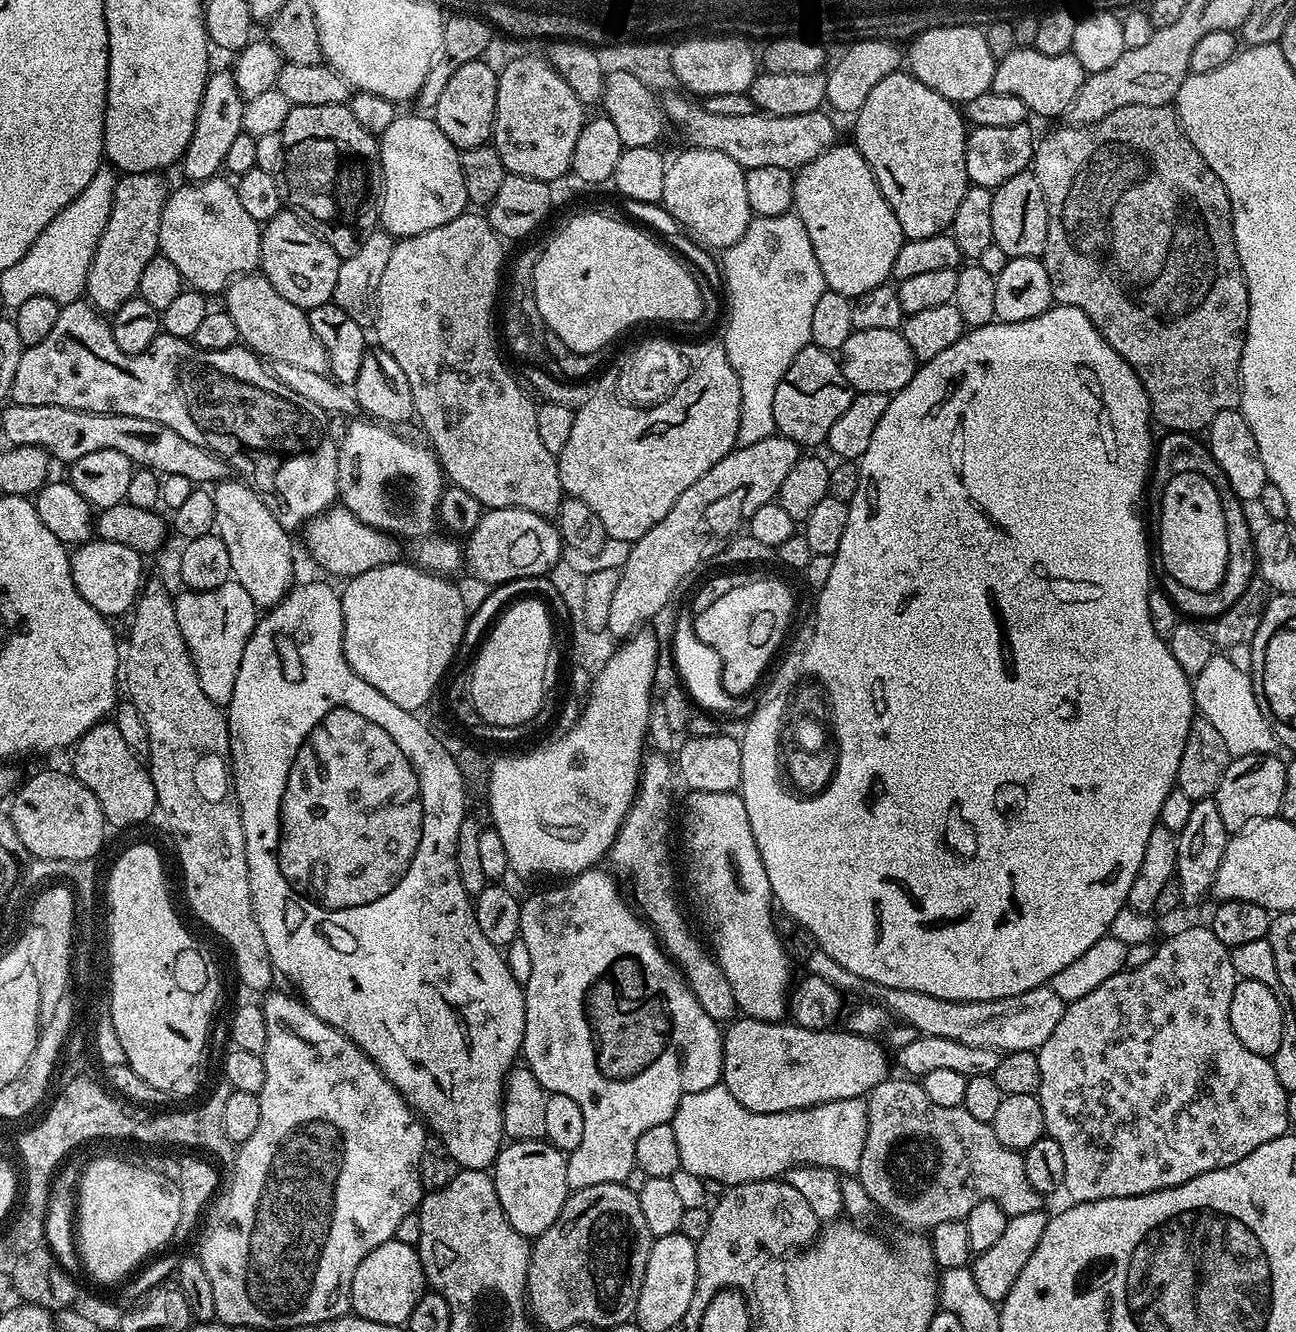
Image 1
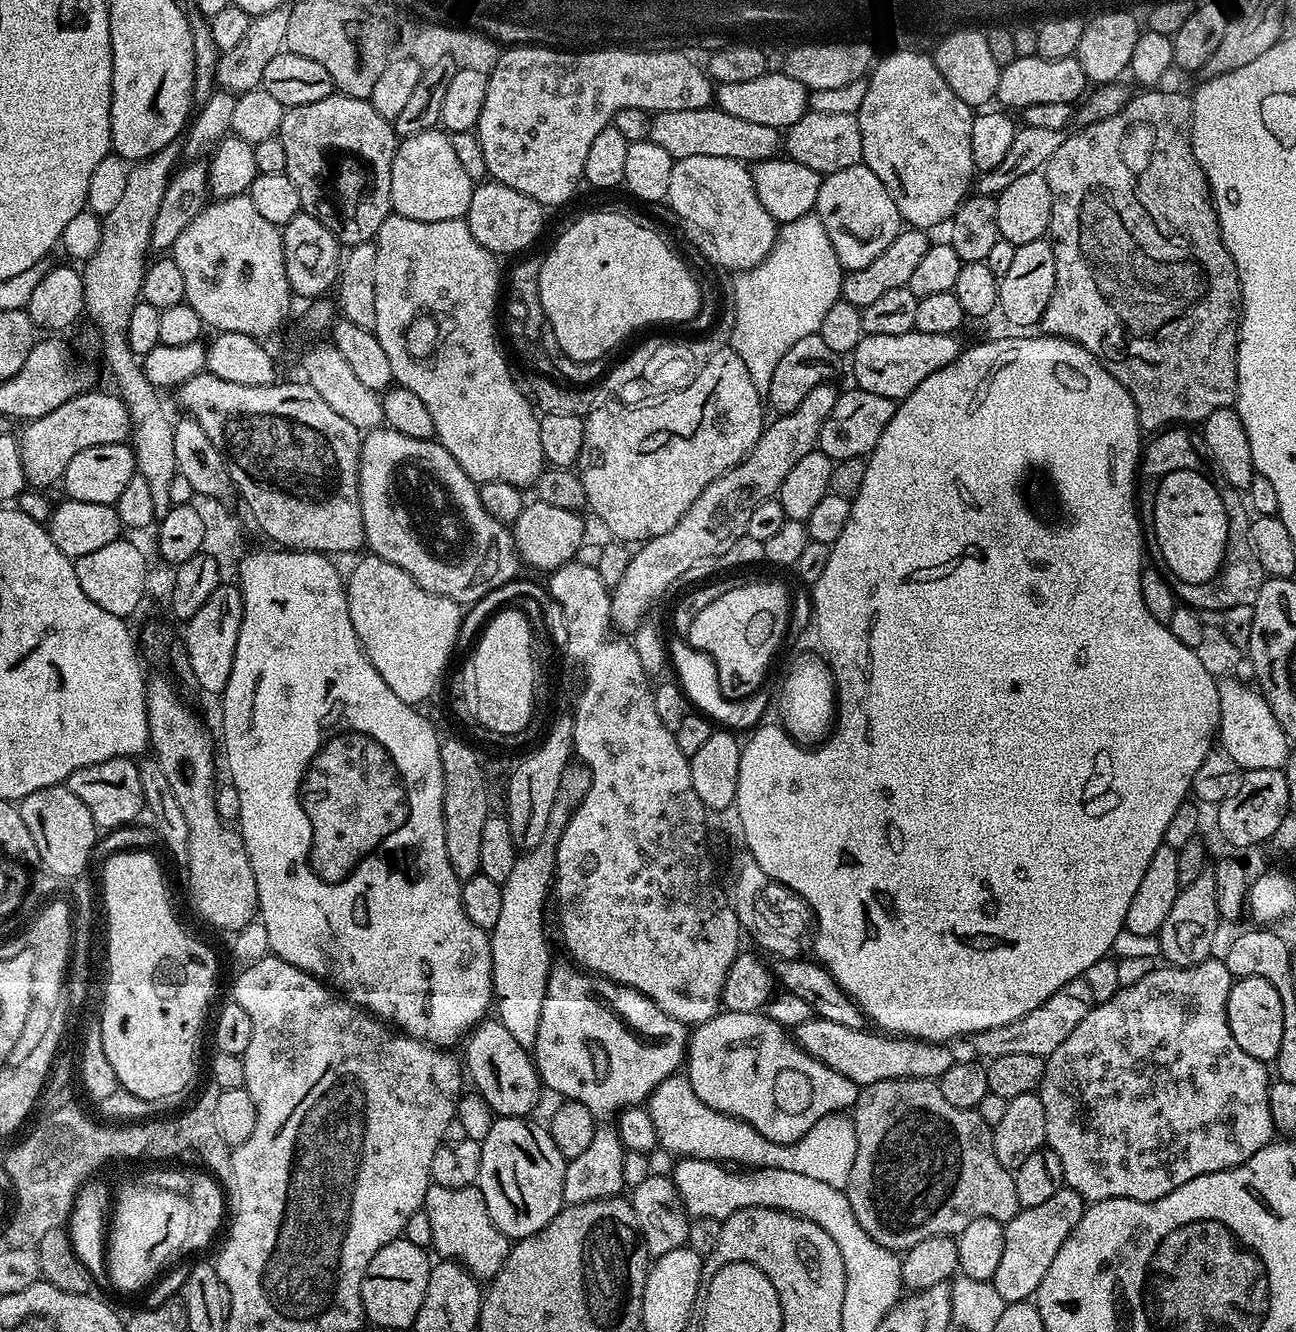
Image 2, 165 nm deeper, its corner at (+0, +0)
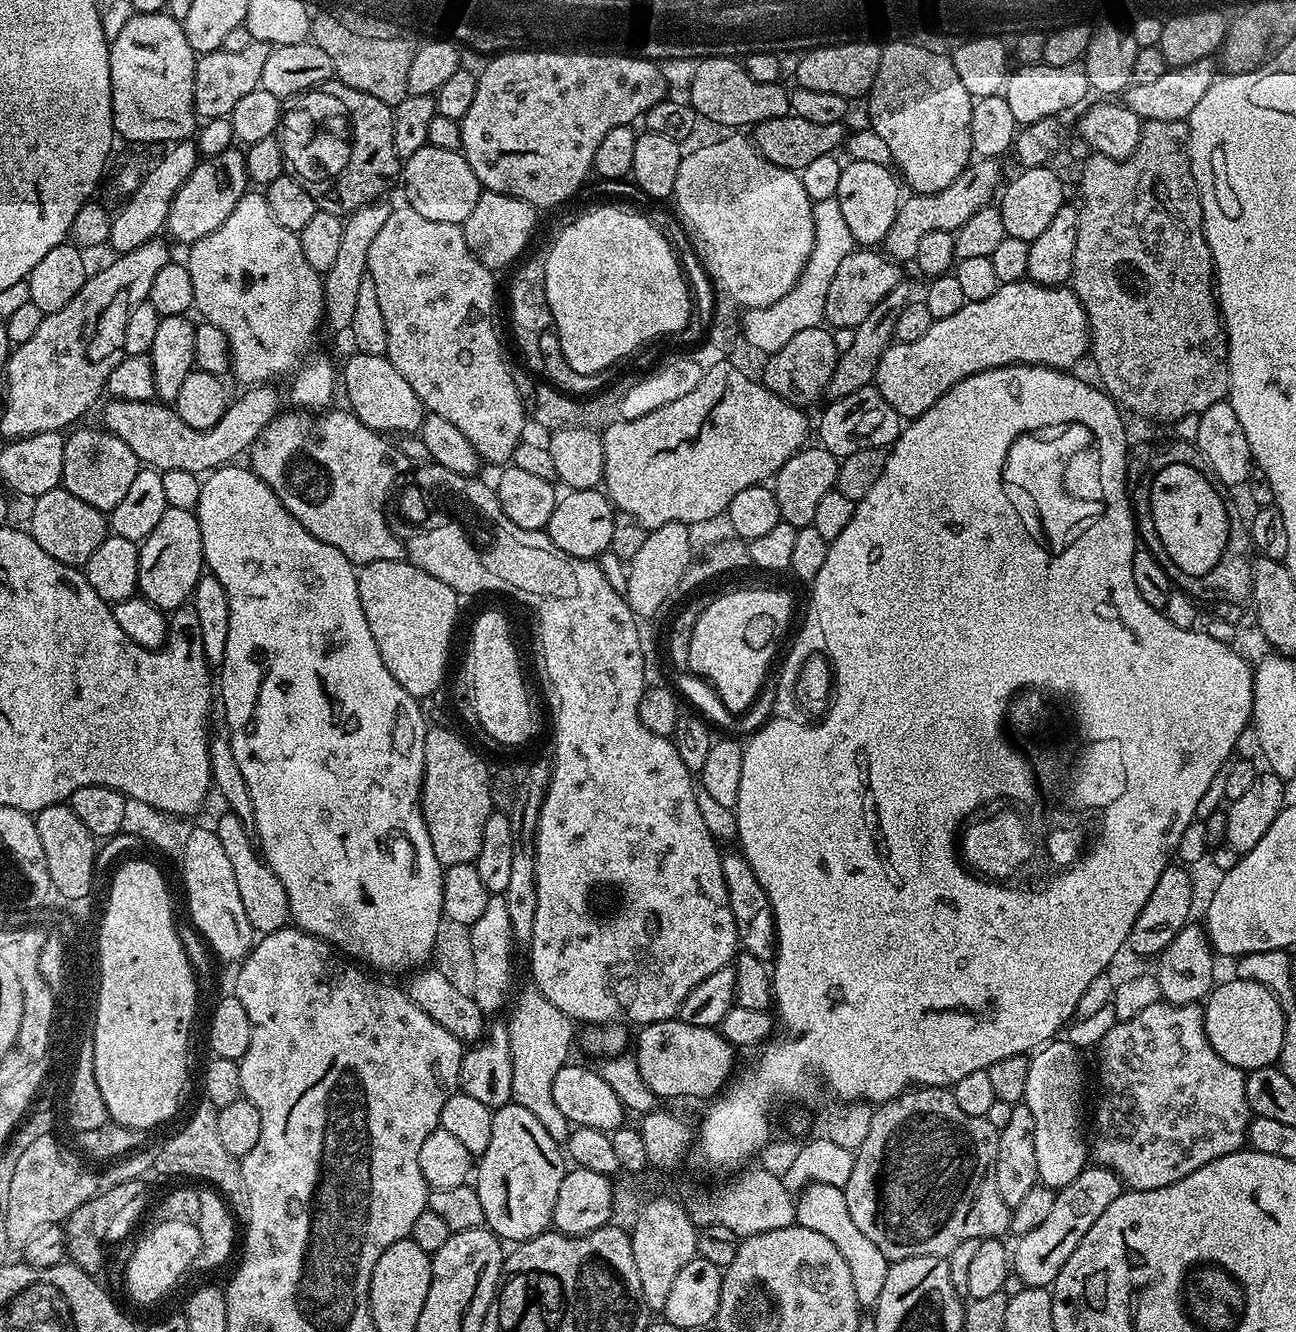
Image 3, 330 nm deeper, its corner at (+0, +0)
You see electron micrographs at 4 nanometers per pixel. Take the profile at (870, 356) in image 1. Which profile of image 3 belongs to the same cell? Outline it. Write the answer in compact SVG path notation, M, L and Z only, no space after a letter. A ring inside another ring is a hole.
M1025 278L1013 284L1001 284L990 298L969 300L958 314L950 314L950 318L933 320L930 330L926 330L918 342L892 343L886 354L882 354L882 362L878 362L874 386L901 418L915 418L926 414L946 390L962 382L962 378L970 378L970 374L1007 364L1041 364L1047 368L1072 370L1083 356L1085 359L1089 348L1088 315L1071 287L1035 284Z

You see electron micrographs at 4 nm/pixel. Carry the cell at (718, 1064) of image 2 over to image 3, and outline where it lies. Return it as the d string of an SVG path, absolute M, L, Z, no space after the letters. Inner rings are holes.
M673 1018L643 1025L639 1032L640 1037L637 1040L635 1037L634 1040L634 1059L638 1074L642 1074L642 1082L650 1086L656 1097L697 1096L698 1099L707 1101L724 1091L733 1075L732 1067L736 1064L738 1052L726 1042L719 1030L690 1026Z

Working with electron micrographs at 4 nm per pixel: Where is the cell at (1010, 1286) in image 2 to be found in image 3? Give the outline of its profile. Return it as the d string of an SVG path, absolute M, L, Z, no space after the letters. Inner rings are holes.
M1086 1166L1065 1188L1059 1189L1054 1198L1054 1206L1050 1214L1039 1226L1034 1226L1030 1234L1019 1237L1010 1252L1010 1268L1020 1279L1021 1285L1030 1288L1048 1288L1058 1278L1062 1266L1066 1266L1066 1258L1078 1250L1078 1242L1086 1238L1086 1230L1102 1218L1106 1206L1114 1202L1122 1191L1120 1179L1109 1168Z

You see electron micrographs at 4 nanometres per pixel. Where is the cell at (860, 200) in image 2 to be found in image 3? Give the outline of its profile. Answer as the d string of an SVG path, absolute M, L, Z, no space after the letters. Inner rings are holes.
M853 159L847 163L842 167L842 178L838 178L835 195L838 206L842 208L842 218L846 218L846 226L850 228L852 239L857 245L879 245L890 230L890 222L894 222L894 214L902 199L901 185L889 165Z

